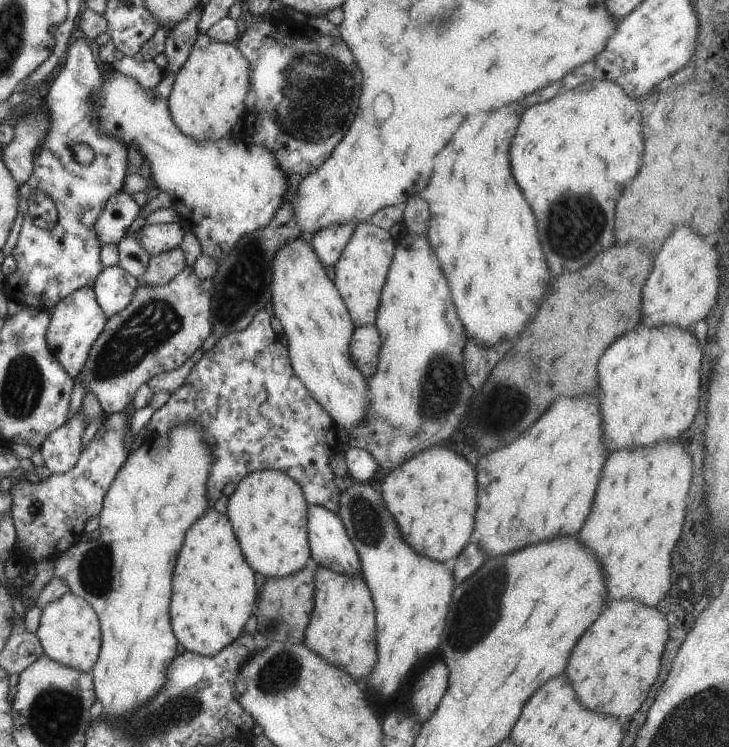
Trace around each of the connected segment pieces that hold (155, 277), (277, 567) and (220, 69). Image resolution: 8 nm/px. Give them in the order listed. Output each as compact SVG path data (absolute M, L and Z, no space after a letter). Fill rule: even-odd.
M176 247L161 254L150 256L145 272L141 274L141 282L146 286L166 284L186 267L181 248Z
M279 470L250 472L227 500L227 518L247 566L263 578L283 578L310 564L307 505L297 482Z
M198 33L185 64L177 70L167 100L167 110L177 129L195 142L215 142L234 135L233 126L244 114L244 101L250 86L250 66L230 43L213 41Z

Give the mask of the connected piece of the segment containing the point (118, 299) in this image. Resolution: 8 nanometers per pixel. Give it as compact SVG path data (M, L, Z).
M115 265L103 268L97 274L92 290L97 305L109 318L129 304L137 284L138 279L126 274L125 270Z

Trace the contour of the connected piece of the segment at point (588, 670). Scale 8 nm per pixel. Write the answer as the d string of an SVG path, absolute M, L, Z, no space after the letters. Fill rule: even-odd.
M613 600L577 640L567 660L565 674L577 700L593 712L615 718L631 716L659 674L659 660L667 640L667 622L657 608L637 600Z

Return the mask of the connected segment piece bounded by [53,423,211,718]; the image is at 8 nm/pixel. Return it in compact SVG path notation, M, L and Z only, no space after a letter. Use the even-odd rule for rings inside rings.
M181 424L175 426L173 430L169 430L167 434L148 436L145 442L137 446L135 450L129 450L125 462L121 464L121 468L117 470L117 474L109 486L109 490L105 492L102 502L102 508L99 514L99 538L97 540L79 541L74 546L67 548L53 564L53 577L67 584L69 591L79 598L83 598L85 602L91 606L95 612L100 626L100 650L97 661L90 669L93 682L93 690L95 700L101 705L101 711L98 715L109 716L109 714L125 714L133 712L133 708L141 706L143 702L149 702L149 698L153 698L153 694L157 694L157 690L161 690L161 686L165 684L166 667L173 661L177 654L177 640L171 632L169 624L169 598L171 597L171 574L173 574L173 564L175 564L175 556L177 550L181 548L181 540L183 540L183 532L189 528L189 524L193 524L201 514L203 514L203 494L205 494L205 478L209 474L209 464L211 462L211 454L209 448L205 446L203 438L201 438L201 428L197 424Z

